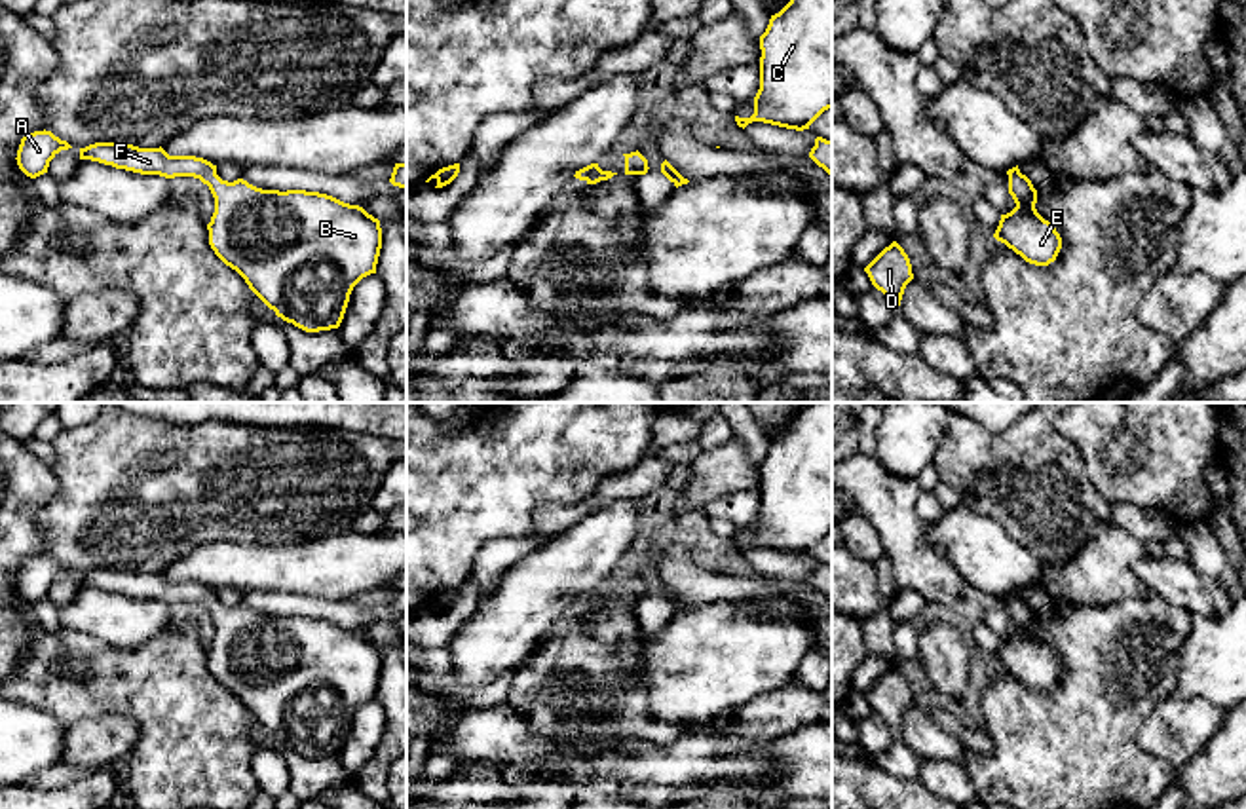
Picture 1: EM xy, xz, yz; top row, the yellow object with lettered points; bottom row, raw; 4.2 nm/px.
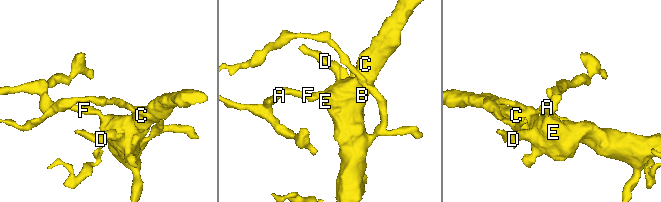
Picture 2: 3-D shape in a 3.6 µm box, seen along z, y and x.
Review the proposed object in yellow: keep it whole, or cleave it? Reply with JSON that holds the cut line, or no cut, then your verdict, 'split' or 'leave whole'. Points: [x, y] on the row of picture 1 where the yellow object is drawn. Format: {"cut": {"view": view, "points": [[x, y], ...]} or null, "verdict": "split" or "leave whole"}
{"cut": null, "verdict": "leave whole"}

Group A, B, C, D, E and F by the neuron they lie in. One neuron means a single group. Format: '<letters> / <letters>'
A B C D E F

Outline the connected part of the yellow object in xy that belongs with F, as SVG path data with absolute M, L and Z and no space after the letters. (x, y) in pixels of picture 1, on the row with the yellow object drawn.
M95 142L80 160L165 179L194 177L209 186L215 213L209 245L287 323L319 332L338 329L353 287L376 273L380 220L359 205L306 190L262 190L217 175L196 156Z

